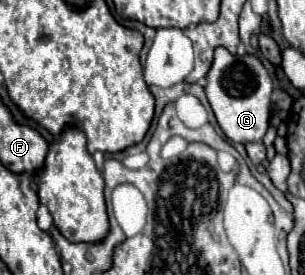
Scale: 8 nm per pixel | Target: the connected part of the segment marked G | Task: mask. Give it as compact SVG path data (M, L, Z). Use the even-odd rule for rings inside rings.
M223 47L215 49L215 61L211 65L211 71L207 73L205 95L227 139L243 145L263 139L263 135L269 129L271 91L273 91L273 81L255 55L237 57Z

